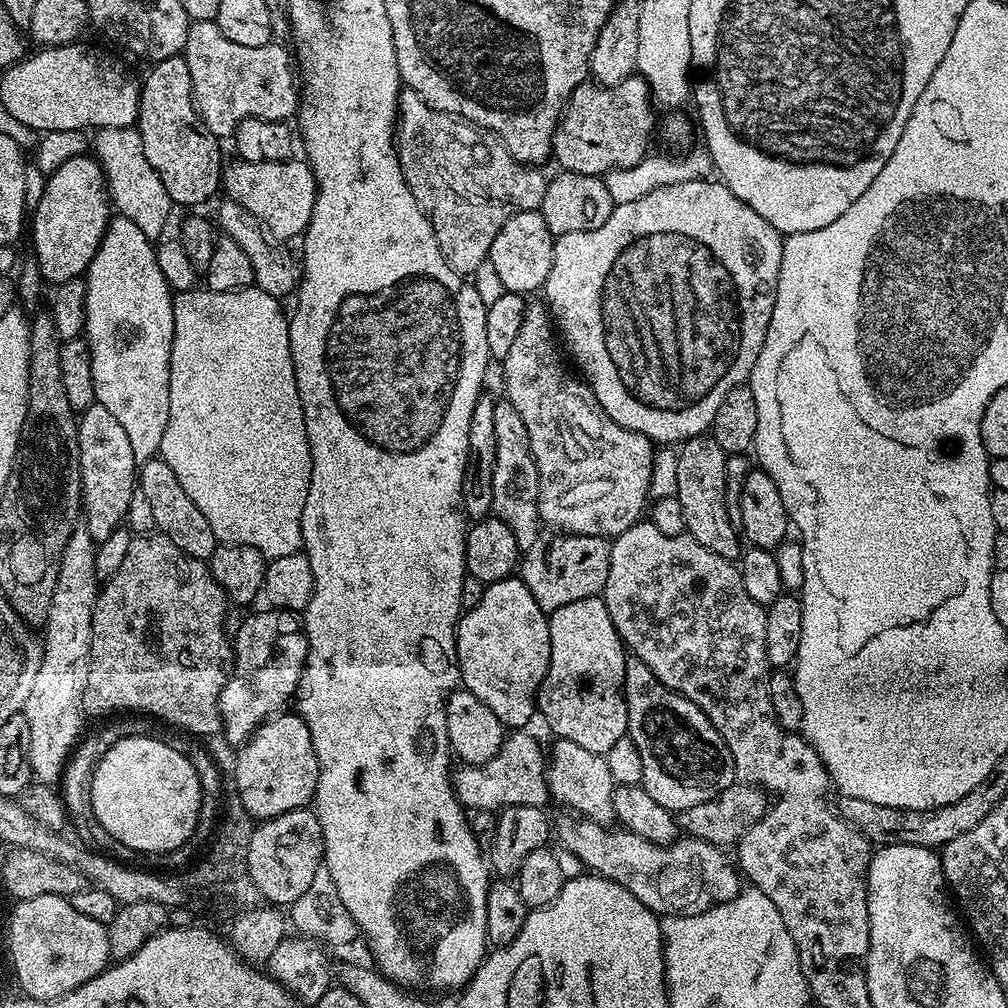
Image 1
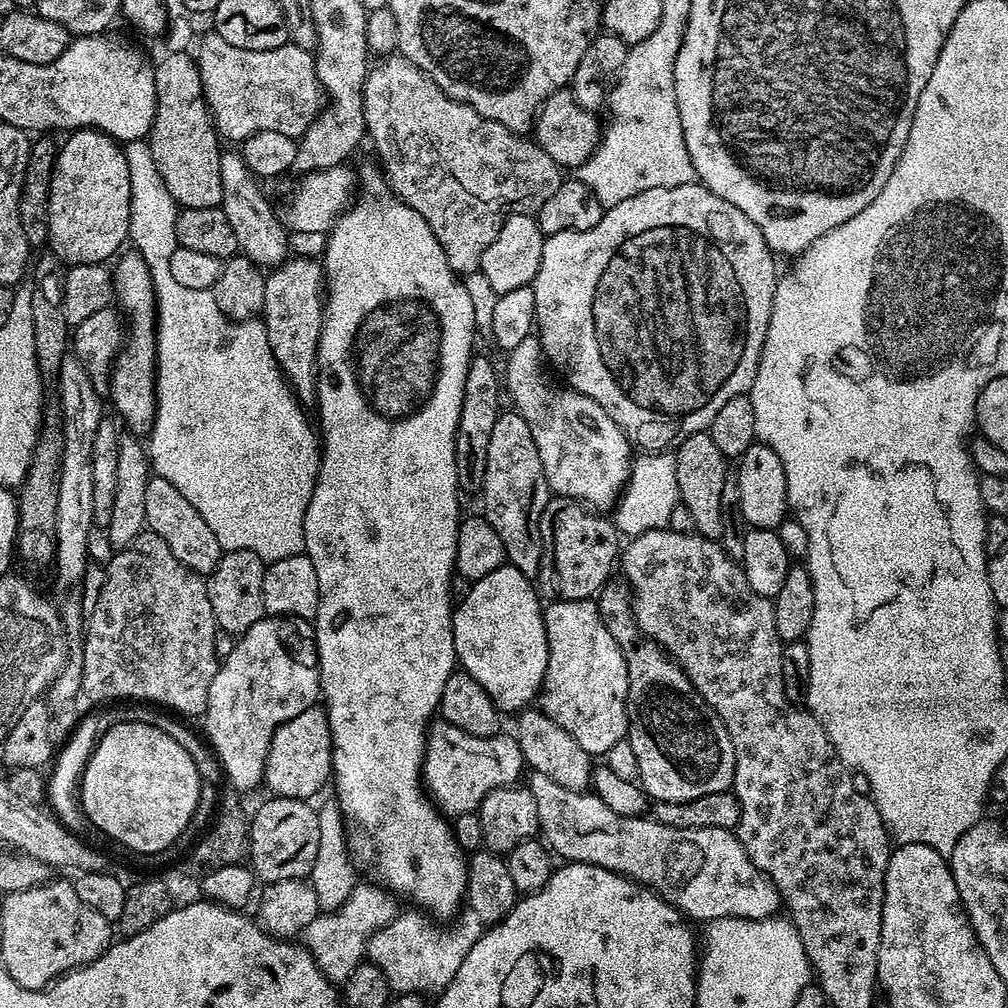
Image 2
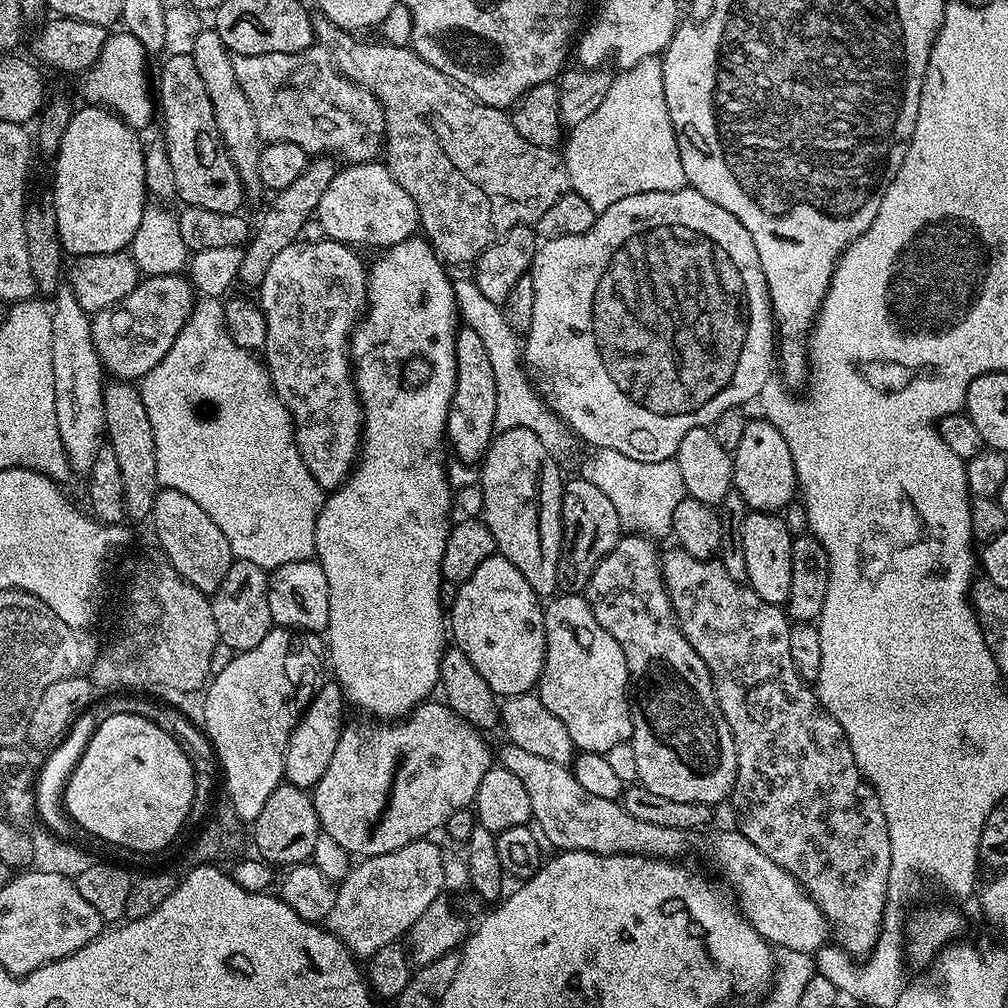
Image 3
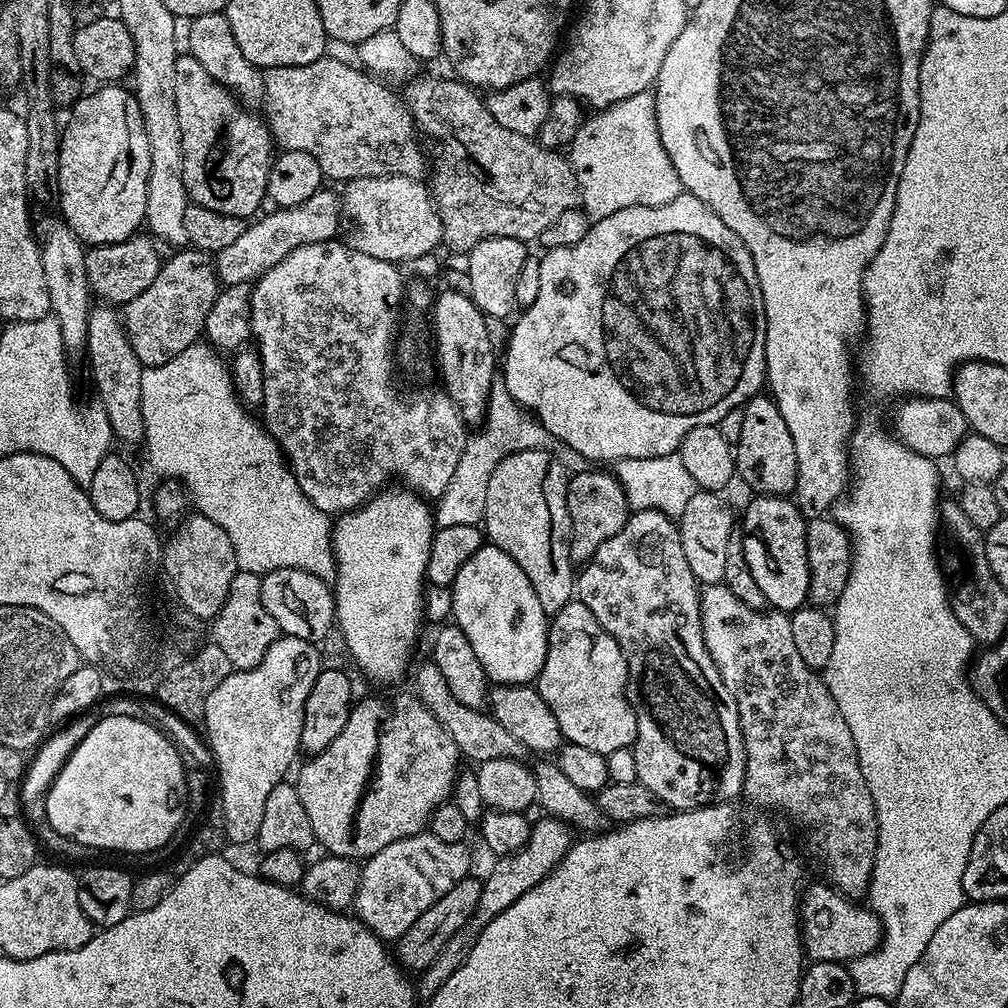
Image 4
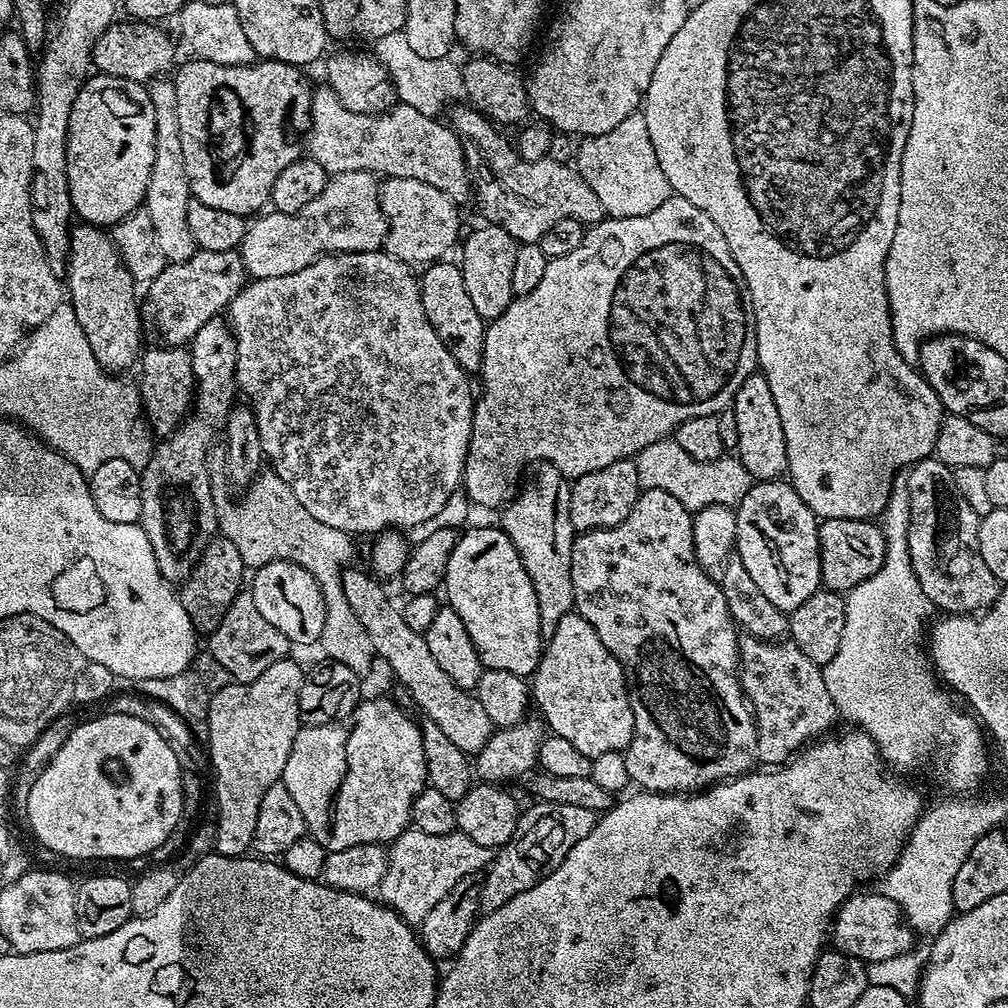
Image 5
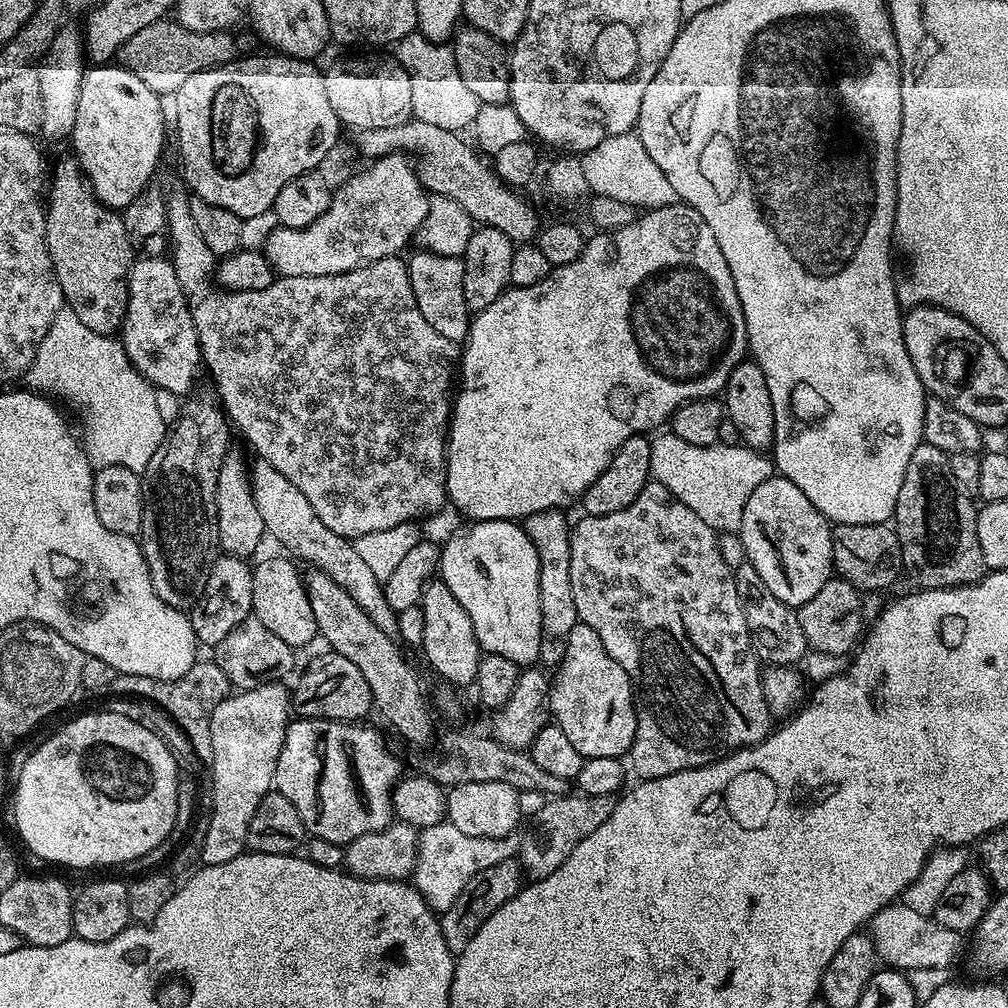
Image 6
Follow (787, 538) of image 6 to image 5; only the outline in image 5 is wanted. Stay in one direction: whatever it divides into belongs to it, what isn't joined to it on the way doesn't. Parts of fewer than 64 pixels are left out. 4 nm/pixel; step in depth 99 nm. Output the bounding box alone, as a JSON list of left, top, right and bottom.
[735,480,821,613]

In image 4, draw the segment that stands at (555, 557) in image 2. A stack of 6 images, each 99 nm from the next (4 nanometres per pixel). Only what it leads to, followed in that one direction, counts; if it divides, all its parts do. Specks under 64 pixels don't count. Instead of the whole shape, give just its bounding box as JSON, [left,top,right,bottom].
[568,472,630,562]

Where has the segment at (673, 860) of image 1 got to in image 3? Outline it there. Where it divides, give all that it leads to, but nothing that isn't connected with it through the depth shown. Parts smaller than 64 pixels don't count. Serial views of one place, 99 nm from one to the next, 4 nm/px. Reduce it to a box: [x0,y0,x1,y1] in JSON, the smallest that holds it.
[498,742,830,954]

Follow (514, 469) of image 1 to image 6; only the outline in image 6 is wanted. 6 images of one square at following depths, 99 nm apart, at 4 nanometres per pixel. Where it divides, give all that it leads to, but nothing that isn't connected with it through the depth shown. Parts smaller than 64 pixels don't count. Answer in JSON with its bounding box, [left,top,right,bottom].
[522,510,578,666]

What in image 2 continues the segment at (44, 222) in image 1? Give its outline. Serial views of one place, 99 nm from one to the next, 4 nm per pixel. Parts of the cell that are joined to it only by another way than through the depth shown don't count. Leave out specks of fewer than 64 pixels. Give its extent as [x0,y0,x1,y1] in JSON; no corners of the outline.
[46,128,130,266]

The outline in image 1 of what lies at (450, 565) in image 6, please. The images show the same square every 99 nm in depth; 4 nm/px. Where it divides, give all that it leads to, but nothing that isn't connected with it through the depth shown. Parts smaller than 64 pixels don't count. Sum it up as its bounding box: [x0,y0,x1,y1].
[456,578,550,730]

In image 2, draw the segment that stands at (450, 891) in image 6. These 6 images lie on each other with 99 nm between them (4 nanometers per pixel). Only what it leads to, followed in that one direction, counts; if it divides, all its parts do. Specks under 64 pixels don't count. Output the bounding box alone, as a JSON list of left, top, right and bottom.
[298,883,398,986]

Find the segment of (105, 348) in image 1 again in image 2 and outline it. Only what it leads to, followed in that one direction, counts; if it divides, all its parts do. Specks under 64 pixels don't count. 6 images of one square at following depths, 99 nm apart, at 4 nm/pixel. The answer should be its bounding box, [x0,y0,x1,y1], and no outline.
[110,250,156,434]

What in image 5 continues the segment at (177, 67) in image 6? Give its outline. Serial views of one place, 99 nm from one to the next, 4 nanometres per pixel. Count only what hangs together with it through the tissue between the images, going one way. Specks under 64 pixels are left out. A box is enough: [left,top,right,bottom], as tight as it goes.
[92,22,177,82]

